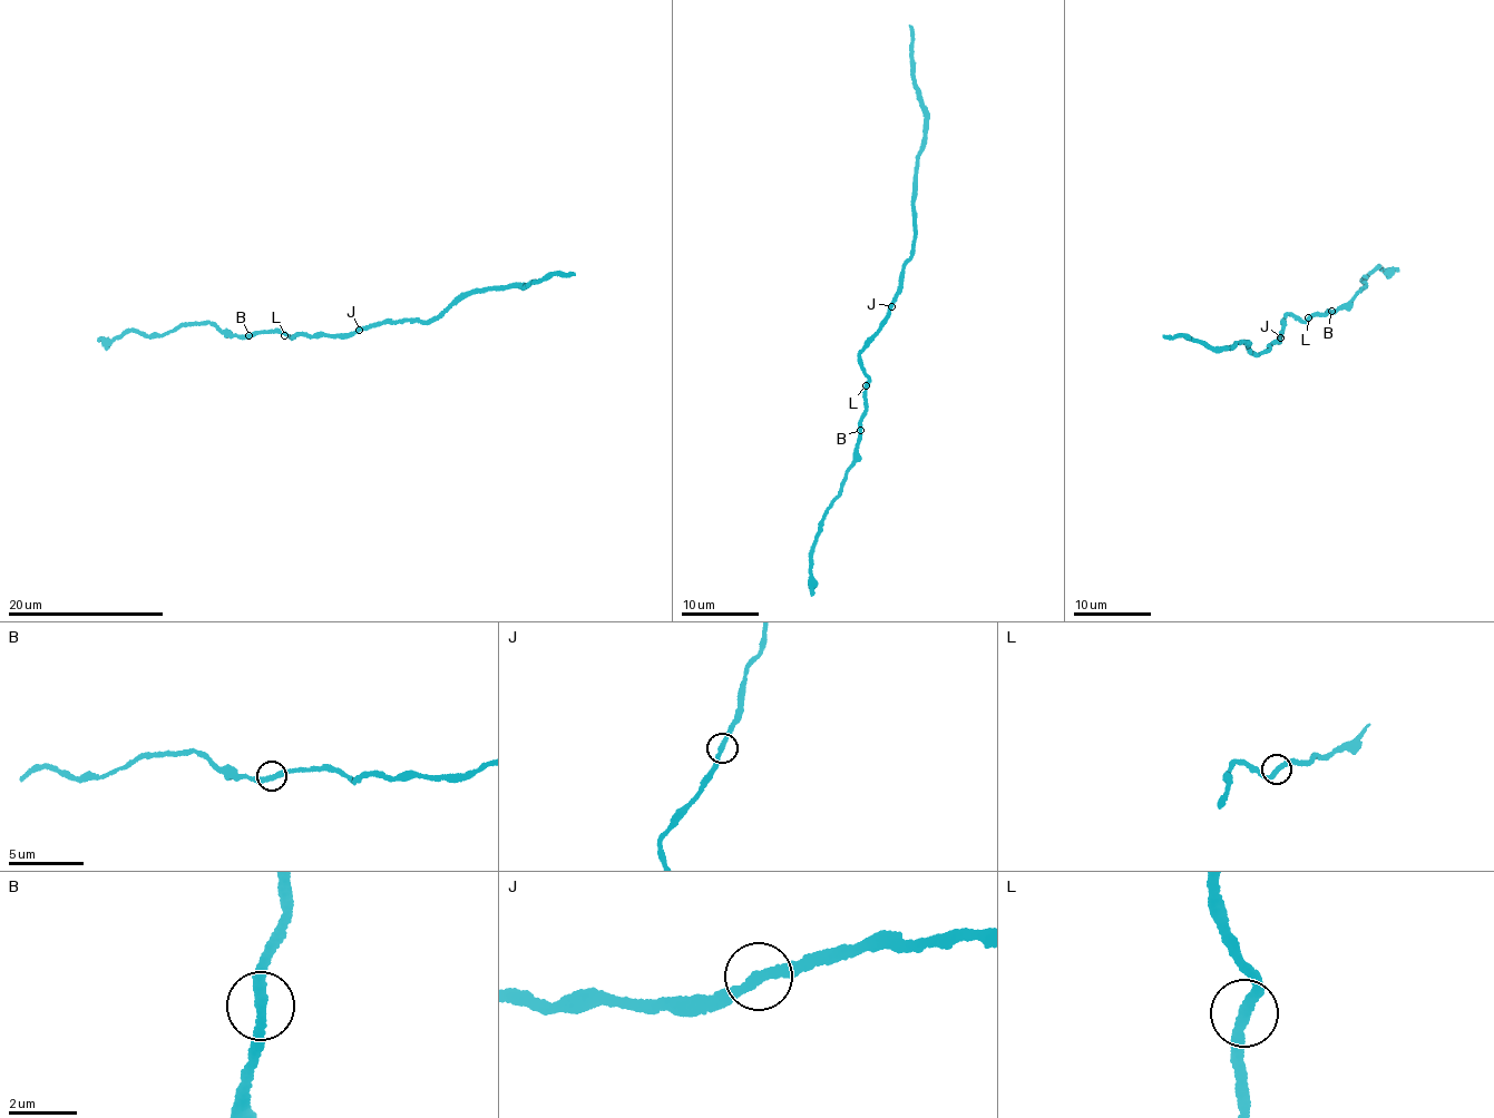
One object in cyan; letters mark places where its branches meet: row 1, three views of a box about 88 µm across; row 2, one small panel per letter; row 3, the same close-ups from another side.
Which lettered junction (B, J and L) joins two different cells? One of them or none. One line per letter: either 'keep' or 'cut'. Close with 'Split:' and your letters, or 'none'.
B: cut
J: keep
L: keep
Split: B

